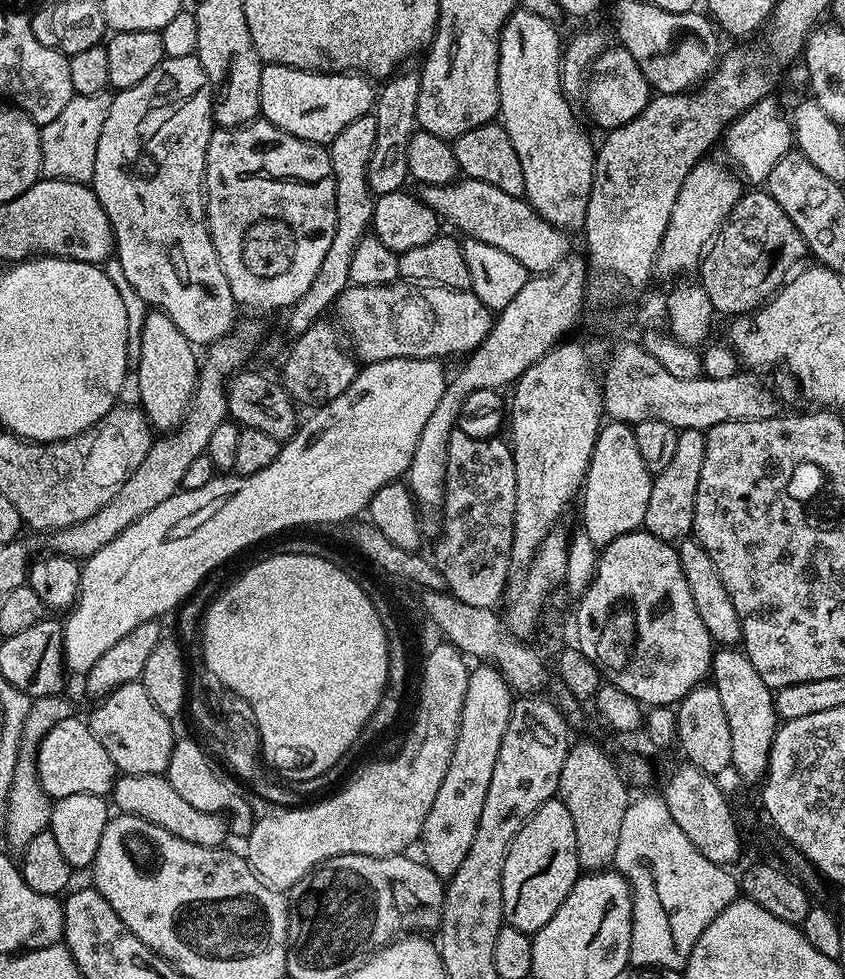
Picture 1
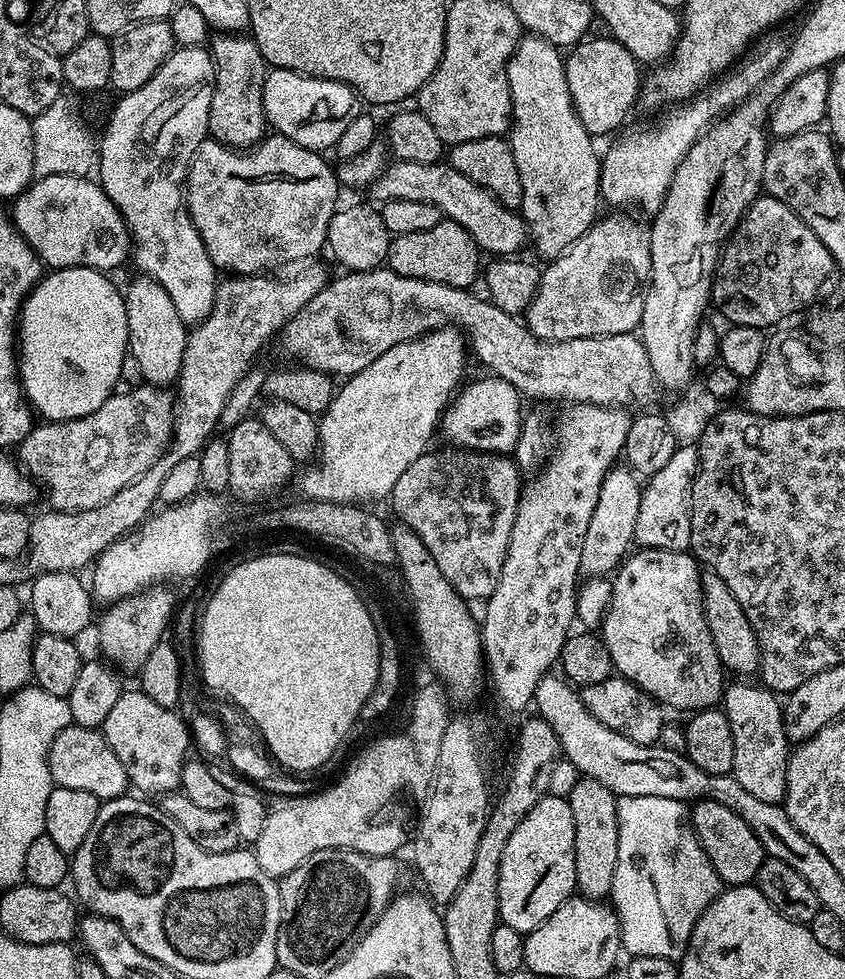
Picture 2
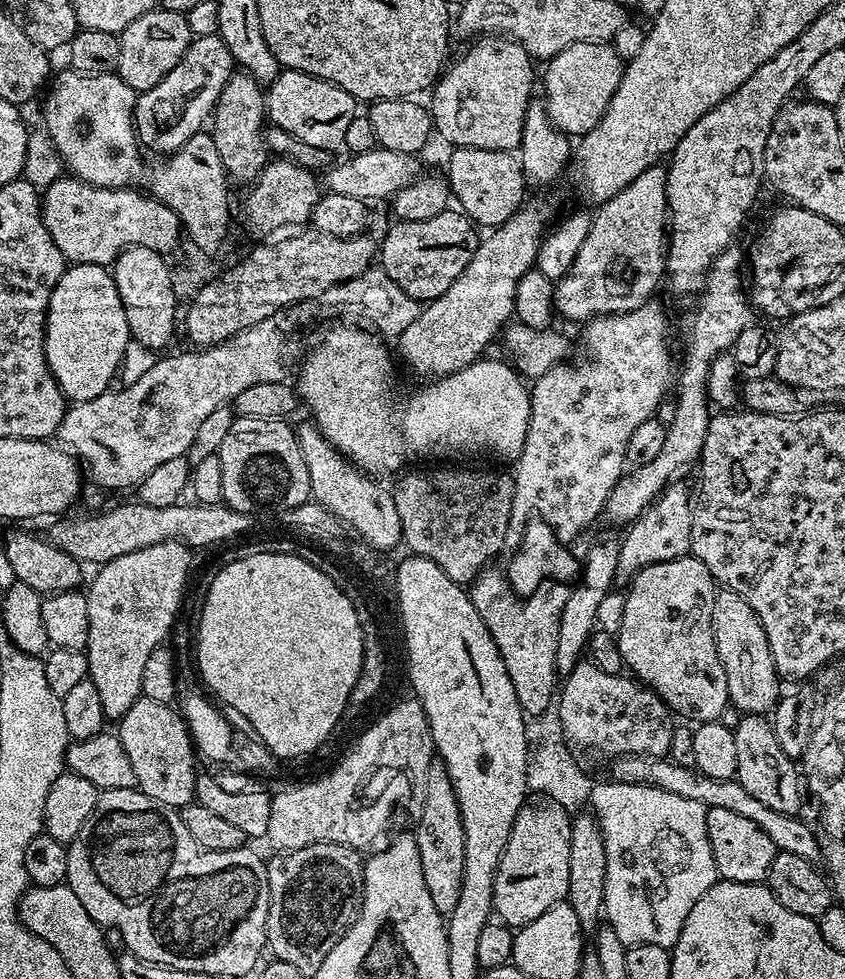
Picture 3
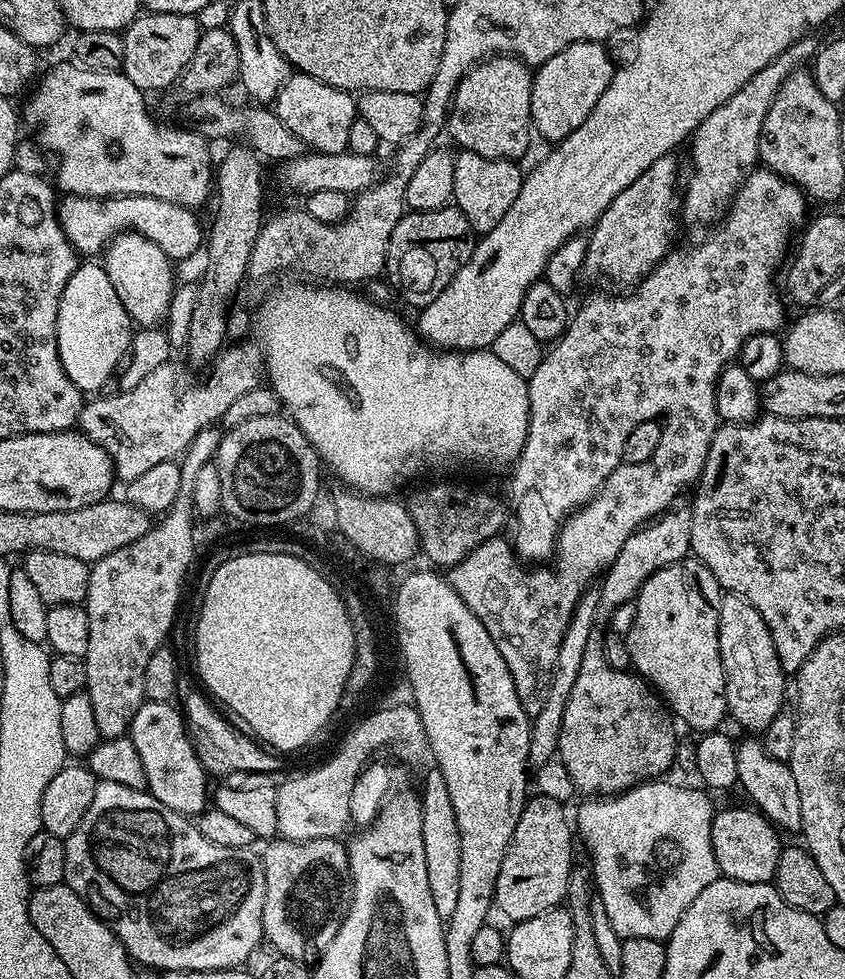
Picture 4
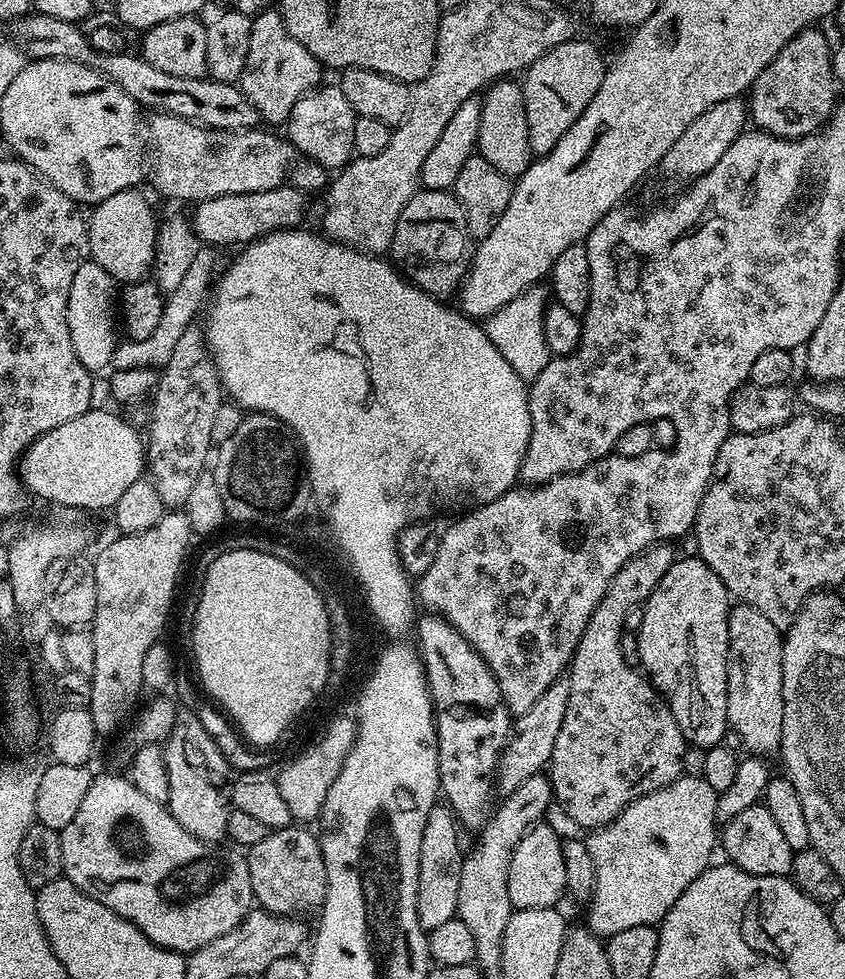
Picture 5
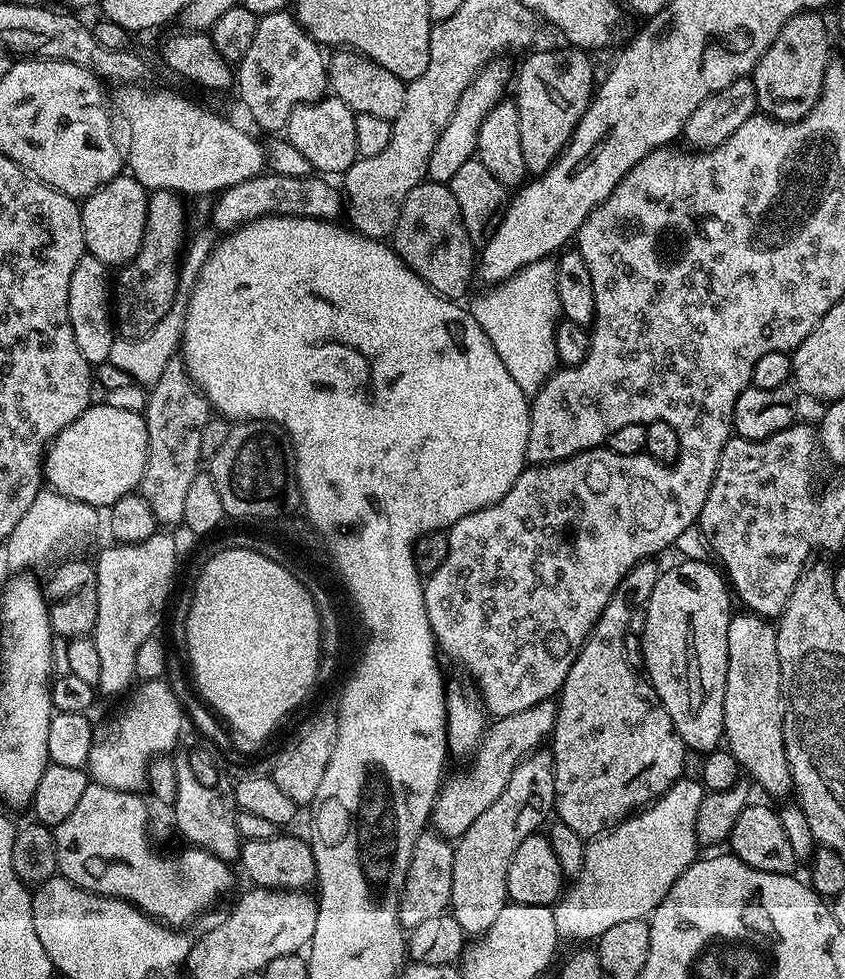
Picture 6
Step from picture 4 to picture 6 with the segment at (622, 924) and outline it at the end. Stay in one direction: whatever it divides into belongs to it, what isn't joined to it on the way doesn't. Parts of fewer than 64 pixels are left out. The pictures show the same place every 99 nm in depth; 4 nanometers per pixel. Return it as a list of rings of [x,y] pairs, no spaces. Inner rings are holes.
[[[688,779],[677,780],[675,786],[651,806],[645,807],[639,814],[629,816],[624,823],[593,839],[585,847],[583,864],[578,875],[571,881],[572,889],[569,892],[567,889],[552,908],[557,937],[595,941],[618,922],[651,917],[652,911],[659,907],[662,898],[666,898],[670,886],[674,886],[674,882],[698,856],[696,814],[706,795],[706,789],[699,779]]]

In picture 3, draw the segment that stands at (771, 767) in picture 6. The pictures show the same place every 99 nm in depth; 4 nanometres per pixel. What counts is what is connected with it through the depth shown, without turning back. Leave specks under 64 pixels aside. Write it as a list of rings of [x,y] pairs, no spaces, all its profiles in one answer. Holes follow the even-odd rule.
[[[721,587],[714,598],[712,625],[716,635],[718,658],[726,670],[726,686],[731,707],[741,708],[744,714],[768,714],[775,709],[782,696],[781,677],[776,674],[774,658],[770,654],[770,642],[766,642],[766,630],[758,622],[758,614],[750,610],[750,602],[734,590]]]

